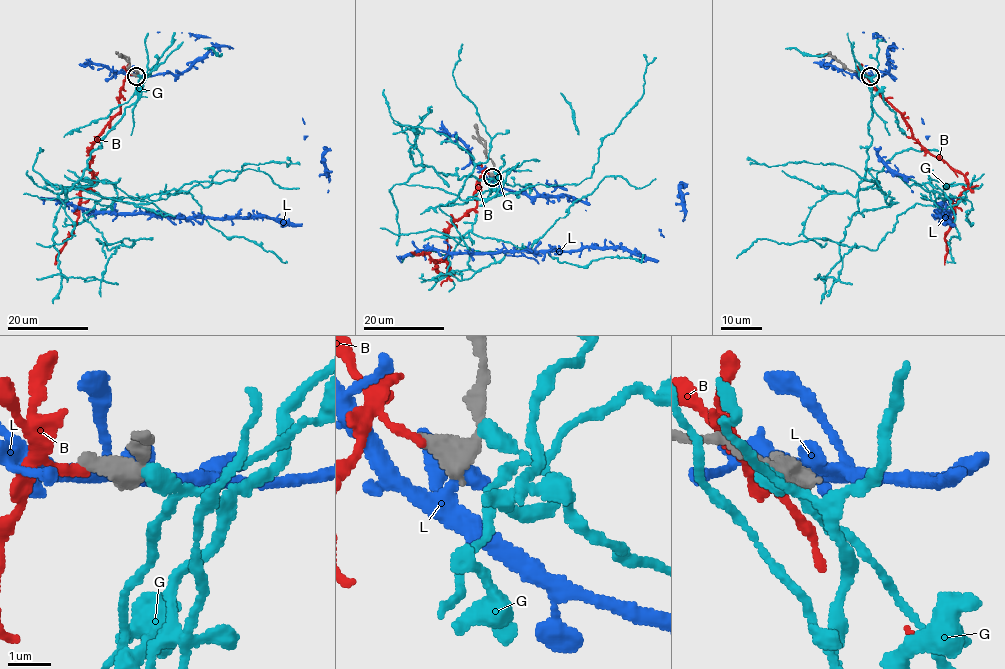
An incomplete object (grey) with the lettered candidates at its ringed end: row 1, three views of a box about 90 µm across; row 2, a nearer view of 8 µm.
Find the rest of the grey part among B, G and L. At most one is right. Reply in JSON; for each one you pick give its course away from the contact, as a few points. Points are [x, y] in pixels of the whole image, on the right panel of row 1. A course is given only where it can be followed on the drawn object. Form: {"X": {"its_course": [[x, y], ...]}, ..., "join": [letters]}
{"join": []}

